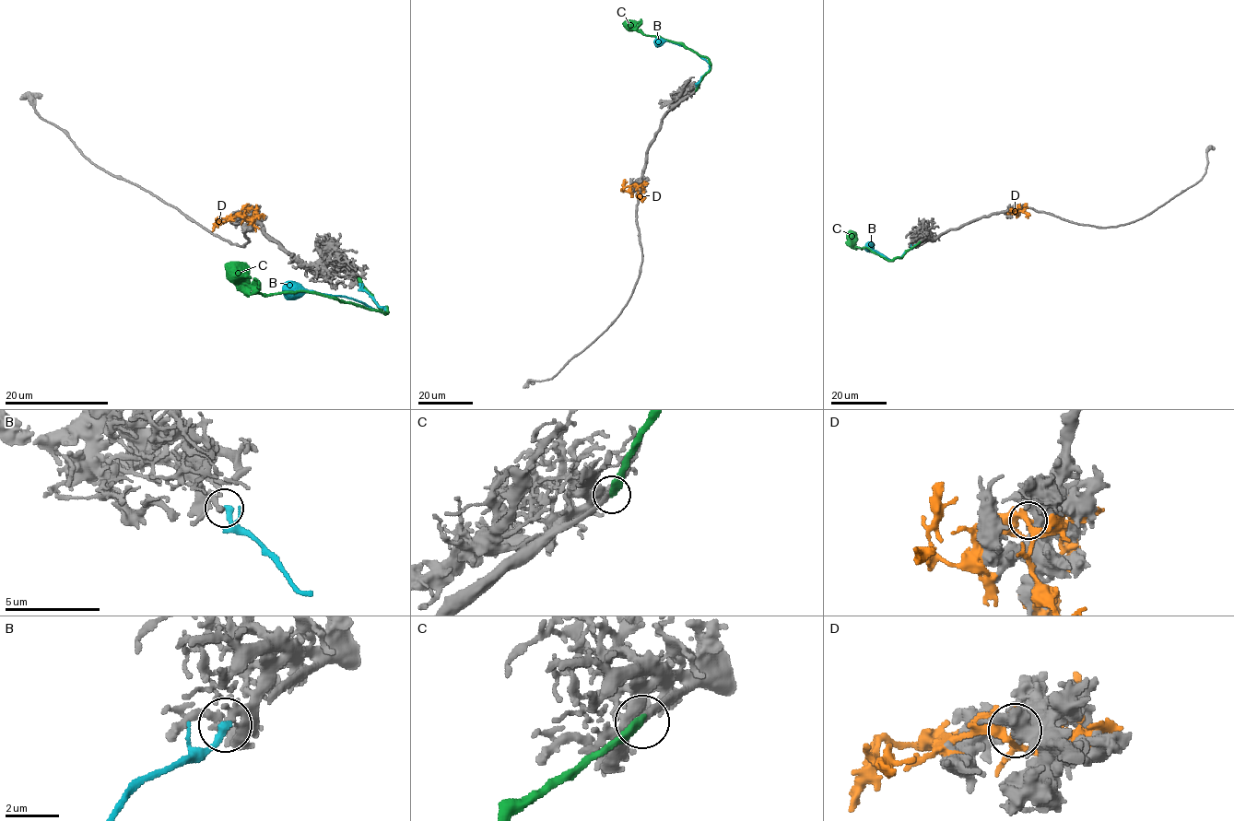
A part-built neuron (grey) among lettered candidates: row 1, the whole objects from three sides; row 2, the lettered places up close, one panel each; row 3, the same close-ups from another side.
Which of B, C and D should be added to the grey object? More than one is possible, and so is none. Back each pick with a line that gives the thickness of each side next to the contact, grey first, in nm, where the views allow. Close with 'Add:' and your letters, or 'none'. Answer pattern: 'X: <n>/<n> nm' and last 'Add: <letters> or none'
C: 280/380 nm
Add: C

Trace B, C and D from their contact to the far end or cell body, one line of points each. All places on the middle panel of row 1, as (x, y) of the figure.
B: (696, 86), (709, 71), (709, 63), (687, 47), (665, 41), (653, 42)
C: (696, 91), (708, 72), (710, 65), (707, 58), (678, 43), (643, 35), (628, 29), (625, 23)
D: (637, 184), (625, 191), (625, 179)

